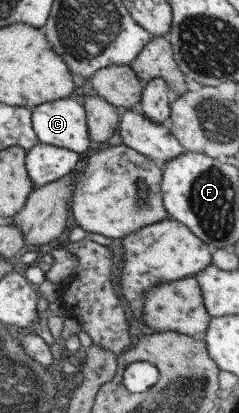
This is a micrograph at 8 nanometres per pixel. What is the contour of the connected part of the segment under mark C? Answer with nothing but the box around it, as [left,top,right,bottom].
[32,98,89,153]

